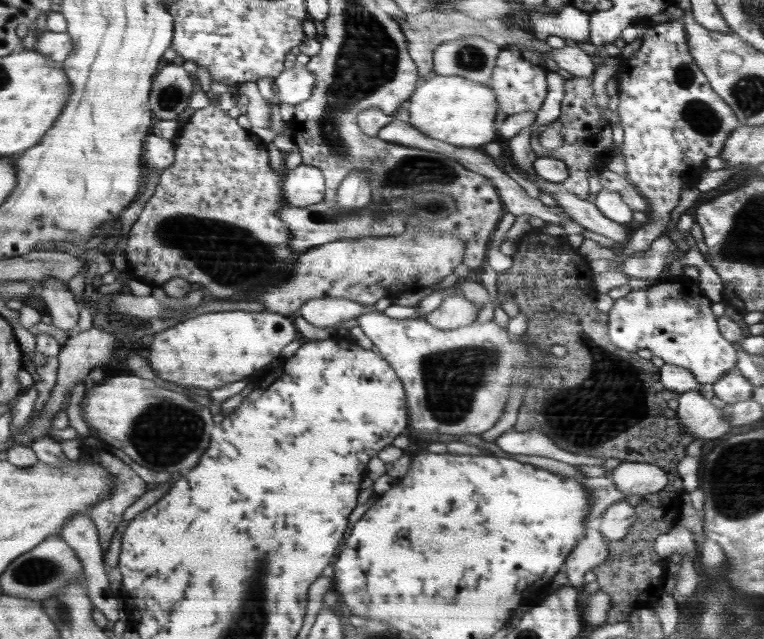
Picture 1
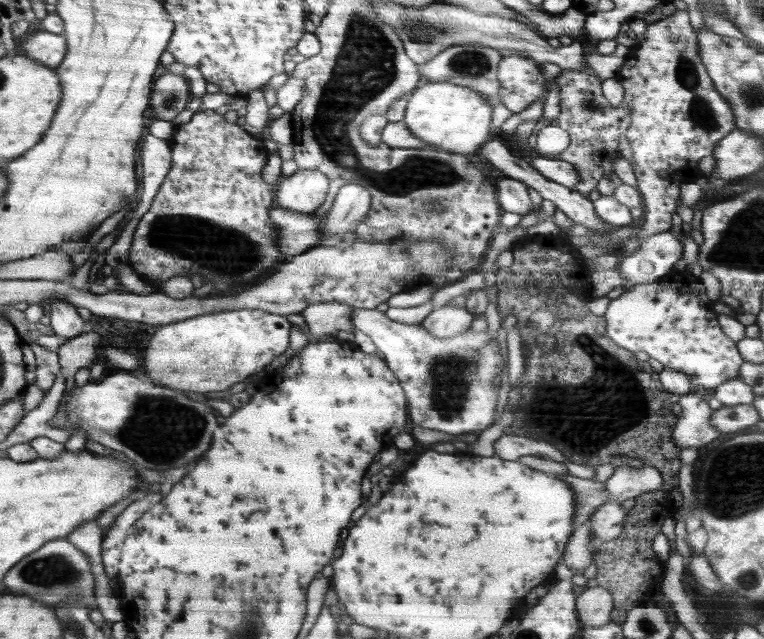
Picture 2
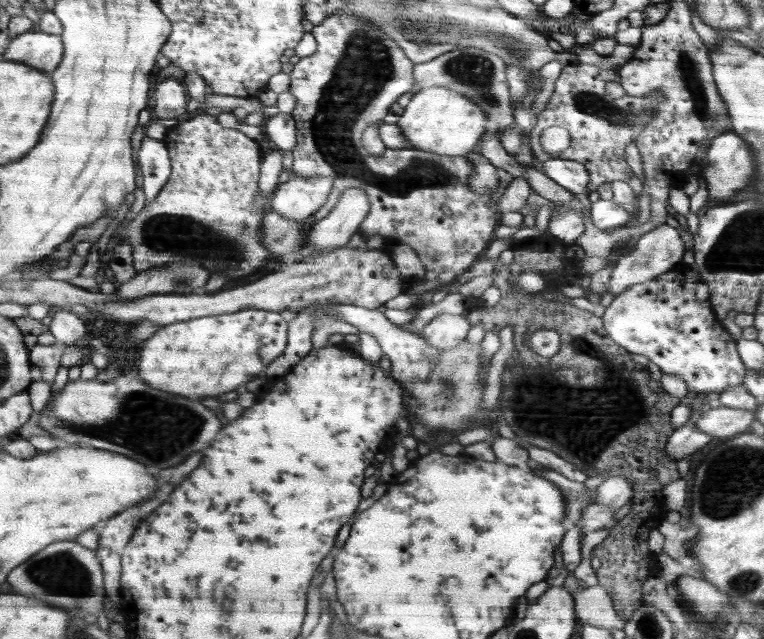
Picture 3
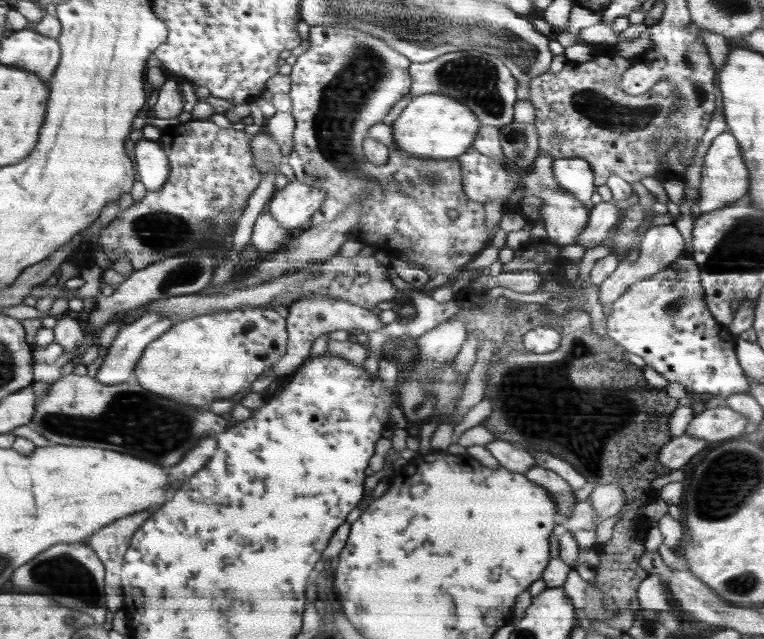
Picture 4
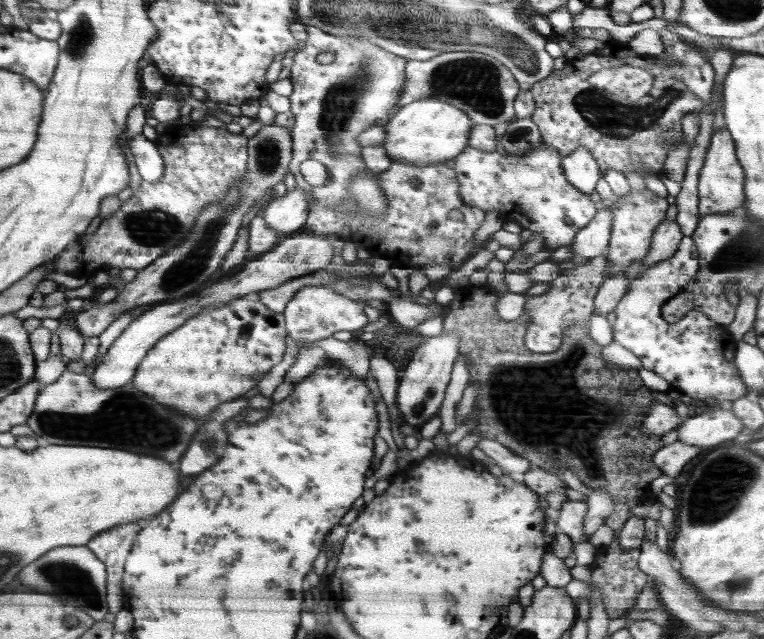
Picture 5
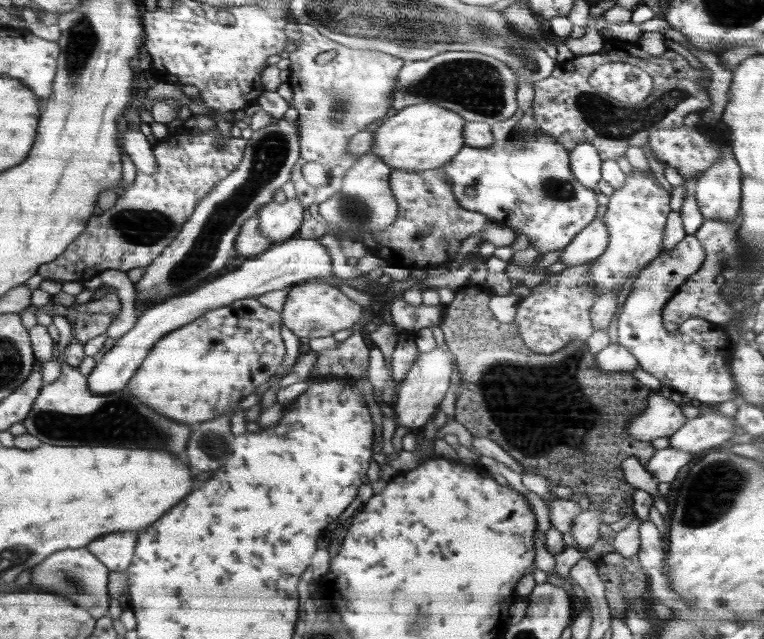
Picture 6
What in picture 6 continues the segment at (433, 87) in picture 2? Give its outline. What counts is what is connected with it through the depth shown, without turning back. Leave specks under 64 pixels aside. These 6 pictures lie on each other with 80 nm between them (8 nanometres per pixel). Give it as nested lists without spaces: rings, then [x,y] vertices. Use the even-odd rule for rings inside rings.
[[[429,103],[412,105],[402,109],[402,111],[391,112],[384,120],[374,126],[376,134],[374,134],[371,152],[391,169],[410,172],[438,169],[445,167],[467,145],[464,141],[464,128],[466,126],[467,122],[464,121],[463,117],[460,117],[460,114],[442,108],[440,105]]]

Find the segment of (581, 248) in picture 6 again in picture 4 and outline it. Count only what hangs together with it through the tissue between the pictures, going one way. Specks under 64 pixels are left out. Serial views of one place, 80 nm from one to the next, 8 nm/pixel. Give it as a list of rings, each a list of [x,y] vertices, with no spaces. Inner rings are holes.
[[[602,201],[595,204],[590,210],[590,222],[584,227],[576,245],[585,250],[600,245],[608,234],[614,230],[621,219],[622,208],[618,204]]]

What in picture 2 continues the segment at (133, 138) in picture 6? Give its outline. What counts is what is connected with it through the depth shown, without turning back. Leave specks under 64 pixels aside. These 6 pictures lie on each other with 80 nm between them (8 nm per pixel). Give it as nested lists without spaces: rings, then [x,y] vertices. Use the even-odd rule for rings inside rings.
[[[148,133],[142,142],[142,166],[144,176],[140,197],[135,203],[134,216],[141,217],[151,205],[152,199],[170,171],[171,144]]]

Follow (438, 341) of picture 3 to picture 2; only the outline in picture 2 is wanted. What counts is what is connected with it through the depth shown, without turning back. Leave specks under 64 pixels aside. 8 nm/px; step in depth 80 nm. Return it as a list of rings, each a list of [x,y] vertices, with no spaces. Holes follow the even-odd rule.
[[[444,305],[434,309],[422,322],[424,328],[436,338],[452,338],[470,328],[474,316],[466,307]]]

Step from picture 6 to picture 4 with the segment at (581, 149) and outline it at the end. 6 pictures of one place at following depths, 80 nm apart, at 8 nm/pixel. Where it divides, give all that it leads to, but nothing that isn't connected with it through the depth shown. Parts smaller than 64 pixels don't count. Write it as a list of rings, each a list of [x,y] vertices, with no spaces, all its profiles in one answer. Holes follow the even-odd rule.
[[[582,157],[556,159],[552,162],[552,174],[556,182],[575,194],[590,212],[594,206],[590,196],[594,194],[596,186],[589,162]]]

